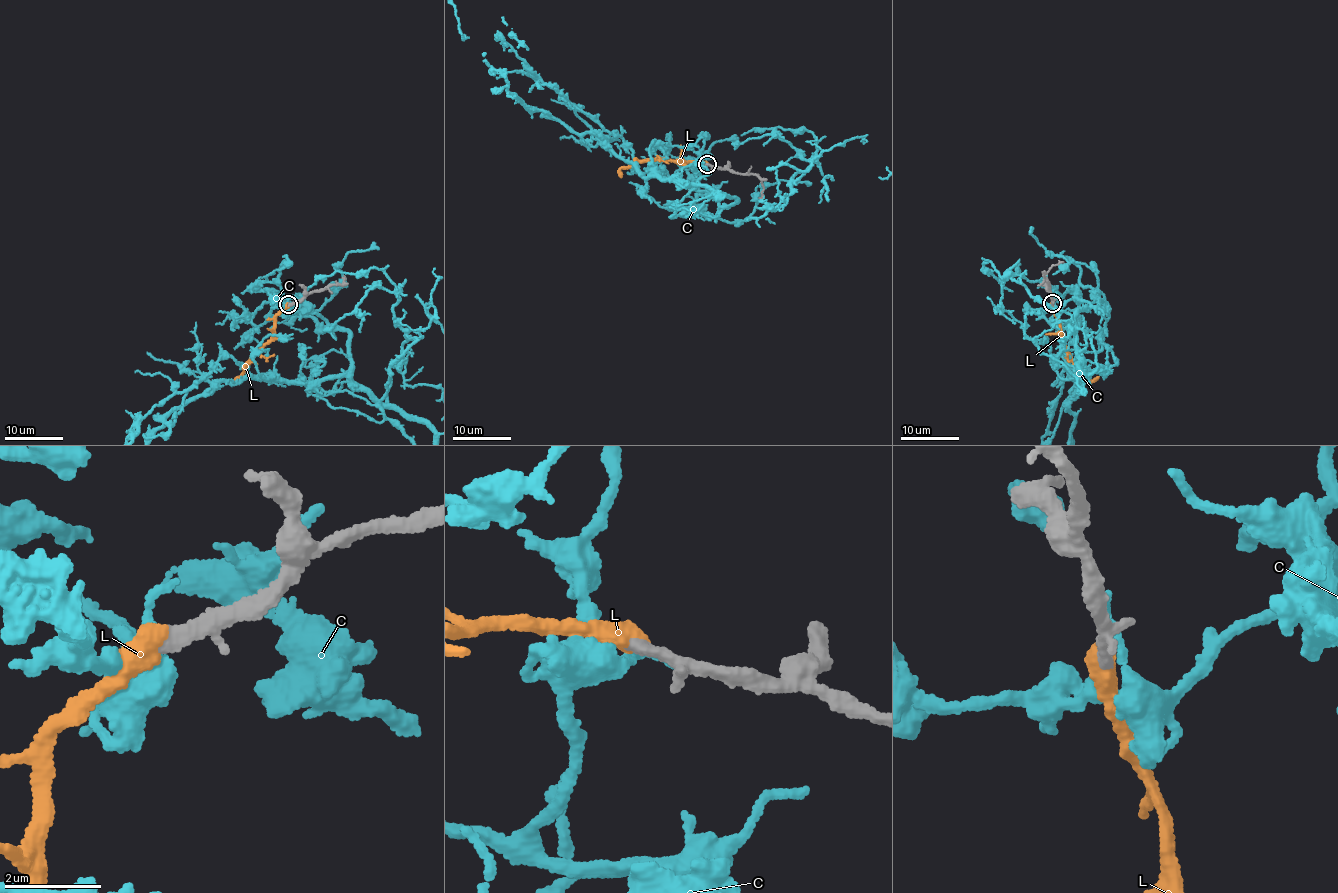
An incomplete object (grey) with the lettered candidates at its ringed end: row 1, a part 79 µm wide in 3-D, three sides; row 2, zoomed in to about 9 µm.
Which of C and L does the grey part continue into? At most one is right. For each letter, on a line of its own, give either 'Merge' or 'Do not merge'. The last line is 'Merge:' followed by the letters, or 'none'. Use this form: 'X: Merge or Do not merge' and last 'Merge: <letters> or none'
C: Do not merge
L: Merge
Merge: L

